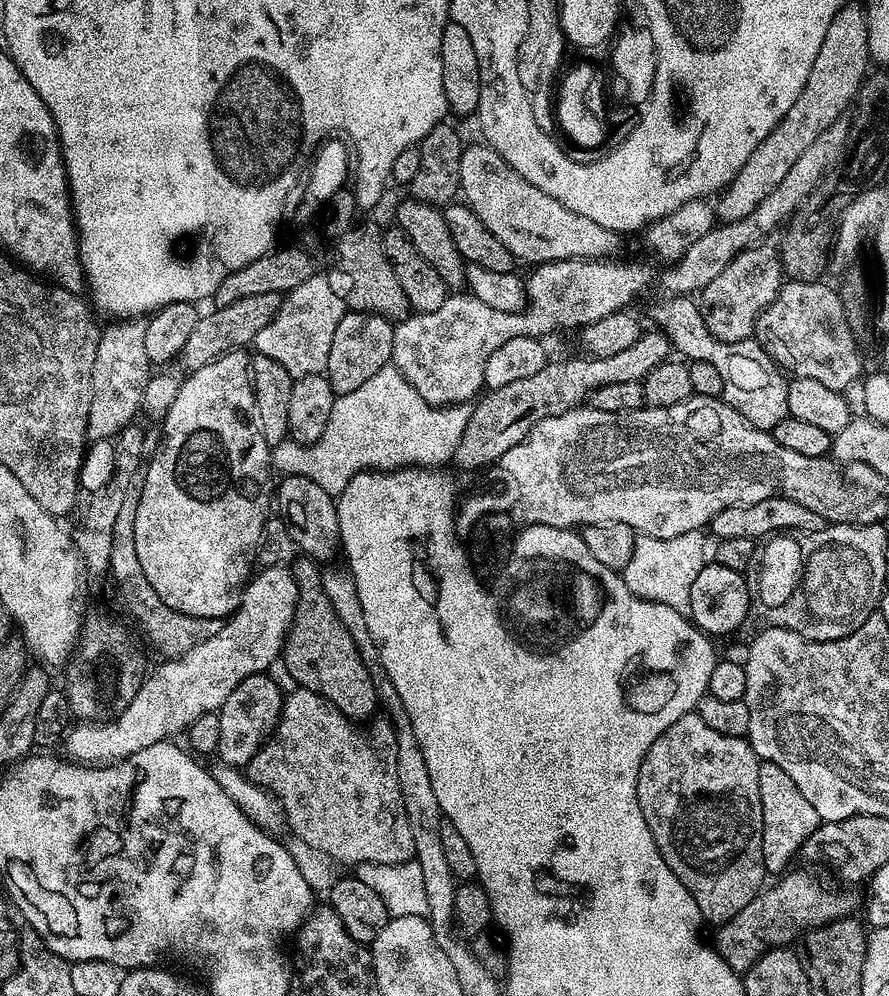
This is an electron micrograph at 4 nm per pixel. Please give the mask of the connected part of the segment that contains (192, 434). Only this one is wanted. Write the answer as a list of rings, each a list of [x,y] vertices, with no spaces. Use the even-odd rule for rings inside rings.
[[[244,350],[223,352],[197,372],[188,372],[178,390],[178,398],[174,398],[174,406],[170,406],[162,422],[162,428],[164,428],[164,441],[161,442],[156,457],[149,464],[147,461],[142,498],[138,502],[138,514],[134,514],[134,550],[138,550],[138,563],[142,565],[142,574],[146,574],[146,582],[154,586],[154,594],[158,594],[158,598],[162,598],[162,602],[166,602],[170,610],[192,614],[194,618],[218,618],[223,621],[236,611],[240,604],[240,593],[253,575],[252,564],[254,565],[258,538],[262,534],[262,526],[270,518],[268,504],[270,508],[274,500],[272,453],[262,434],[260,424],[256,421],[256,399],[252,389],[249,353]]]

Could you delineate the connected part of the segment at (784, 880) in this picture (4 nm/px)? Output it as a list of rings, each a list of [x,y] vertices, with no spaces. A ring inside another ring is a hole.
[[[791,872],[781,875],[777,879],[781,880],[772,889],[769,887],[761,891],[756,899],[751,900],[747,906],[742,906],[734,918],[715,929],[714,947],[736,972],[747,972],[753,962],[766,951],[766,946],[778,948],[795,945],[795,940],[797,943],[805,932],[855,913],[856,896],[852,893],[855,891],[820,892],[820,884],[814,877],[807,876],[804,872]]]

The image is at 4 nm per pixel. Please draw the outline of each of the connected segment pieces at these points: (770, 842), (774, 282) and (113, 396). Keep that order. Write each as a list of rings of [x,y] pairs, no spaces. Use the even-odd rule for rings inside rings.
[[[761,760],[758,766],[758,794],[762,798],[762,858],[765,873],[780,874],[789,867],[788,863],[801,855],[804,843],[814,834],[821,819],[814,806],[806,802],[802,790],[794,786],[790,774],[769,760]]]
[[[765,242],[742,250],[742,254],[735,256],[730,262],[730,266],[726,266],[726,270],[722,270],[722,274],[718,274],[698,293],[700,313],[706,322],[706,330],[710,330],[710,334],[714,334],[714,338],[722,342],[742,342],[753,339],[756,320],[768,309],[770,302],[774,302],[774,298],[779,294],[780,286],[785,283],[785,280],[786,275],[780,264],[780,249],[775,243]]]
[[[120,318],[100,333],[98,350],[94,350],[94,370],[90,378],[92,397],[88,415],[88,439],[111,441],[140,412],[142,393],[152,376],[154,366],[146,358],[146,326],[144,318]]]

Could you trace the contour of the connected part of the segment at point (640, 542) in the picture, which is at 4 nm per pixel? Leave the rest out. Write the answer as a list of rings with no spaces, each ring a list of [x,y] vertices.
[[[703,531],[678,534],[678,538],[654,538],[637,535],[636,545],[630,562],[626,562],[623,578],[626,586],[635,596],[650,602],[662,602],[682,613],[690,606],[690,586],[698,578],[698,570],[706,563],[704,557]]]

